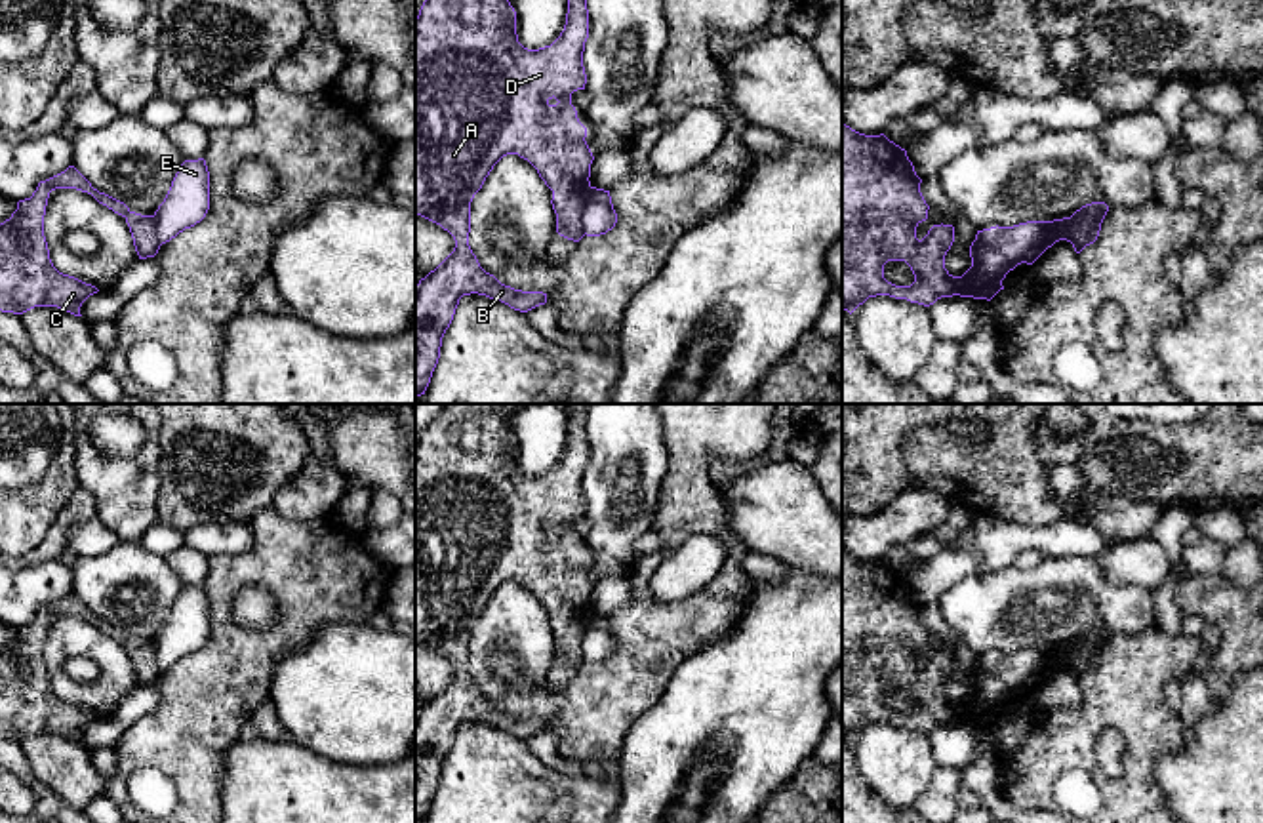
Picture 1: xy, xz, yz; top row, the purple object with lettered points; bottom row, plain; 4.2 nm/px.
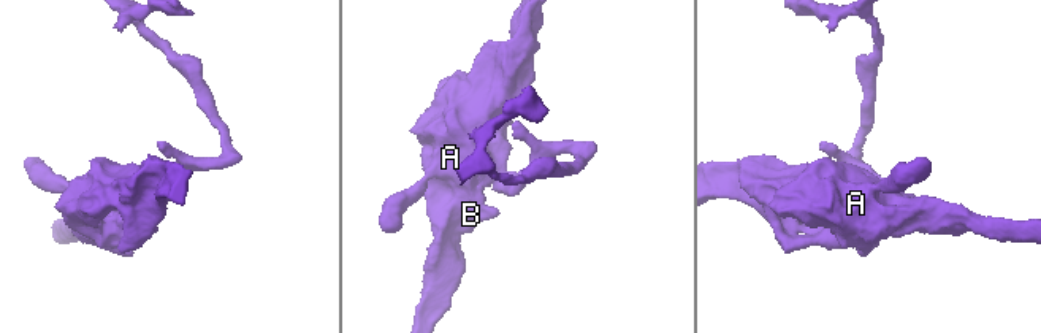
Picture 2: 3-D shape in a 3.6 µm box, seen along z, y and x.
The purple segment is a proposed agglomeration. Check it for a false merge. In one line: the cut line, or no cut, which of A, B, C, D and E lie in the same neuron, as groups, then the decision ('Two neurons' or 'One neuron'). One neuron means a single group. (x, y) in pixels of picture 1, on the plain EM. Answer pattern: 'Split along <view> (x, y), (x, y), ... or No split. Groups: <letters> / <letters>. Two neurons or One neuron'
Split along xz (591, 614), (581, 644), (583, 660). Groups: A B C D / E. Two neurons

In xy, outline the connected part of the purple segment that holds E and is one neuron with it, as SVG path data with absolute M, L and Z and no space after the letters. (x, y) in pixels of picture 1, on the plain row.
M204 585L185 587L154 638L160 671L200 650L210 636L210 598Z

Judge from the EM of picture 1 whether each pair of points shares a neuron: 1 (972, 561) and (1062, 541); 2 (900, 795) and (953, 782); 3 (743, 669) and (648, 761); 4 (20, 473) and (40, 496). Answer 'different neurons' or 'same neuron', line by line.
1: same neuron
2: different neurons
3: same neuron
4: different neurons

